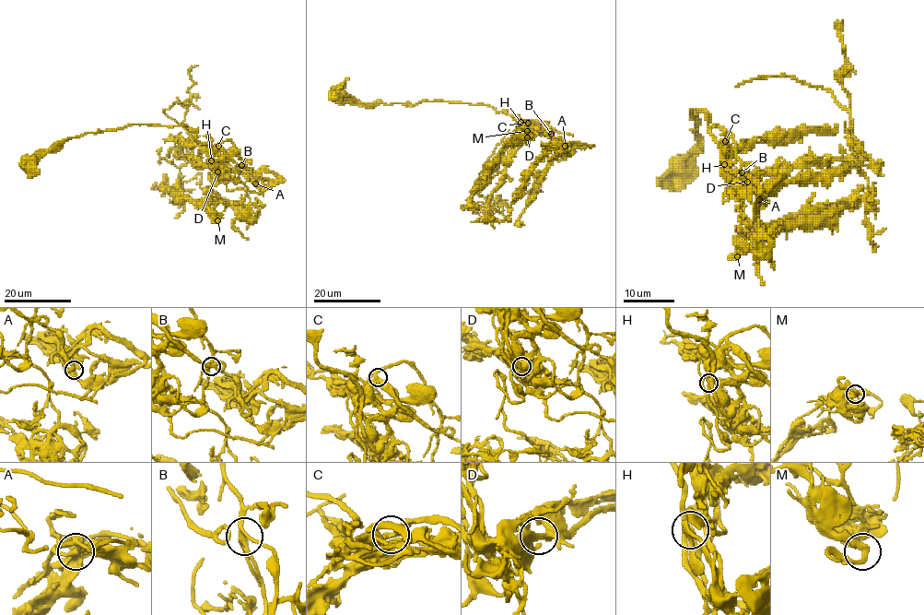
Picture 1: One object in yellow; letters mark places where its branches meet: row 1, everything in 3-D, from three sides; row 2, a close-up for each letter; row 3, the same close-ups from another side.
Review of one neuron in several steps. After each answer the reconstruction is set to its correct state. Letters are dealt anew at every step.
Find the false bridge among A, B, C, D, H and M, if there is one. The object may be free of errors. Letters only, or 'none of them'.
none of them

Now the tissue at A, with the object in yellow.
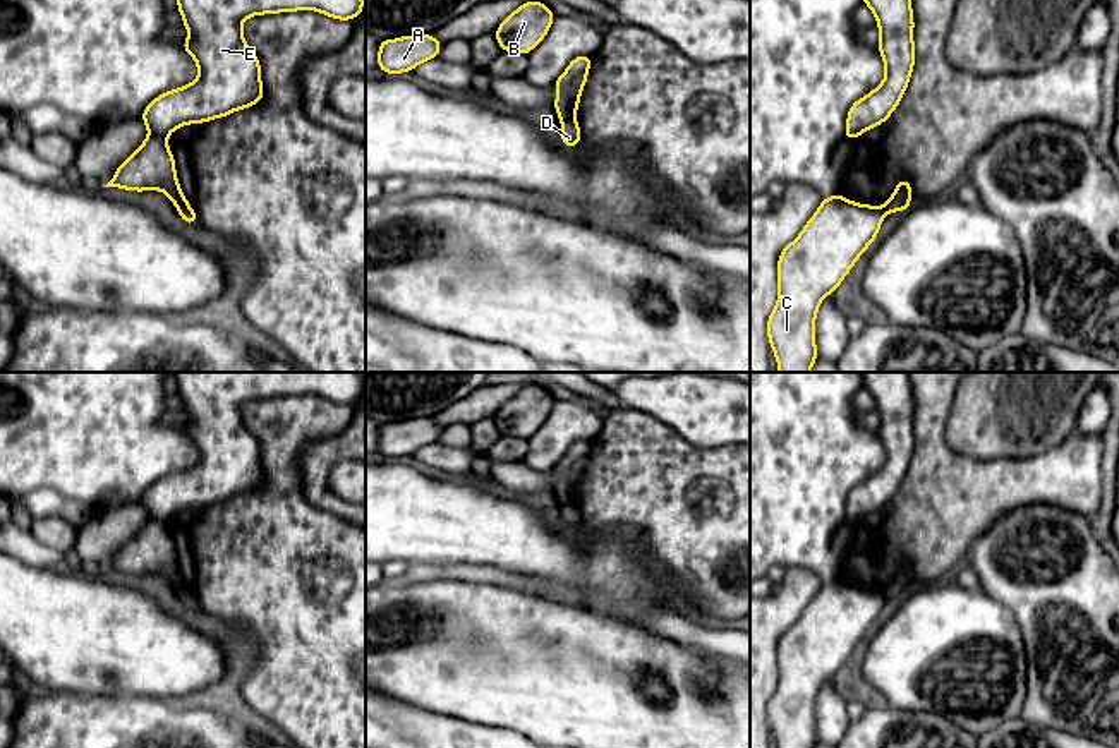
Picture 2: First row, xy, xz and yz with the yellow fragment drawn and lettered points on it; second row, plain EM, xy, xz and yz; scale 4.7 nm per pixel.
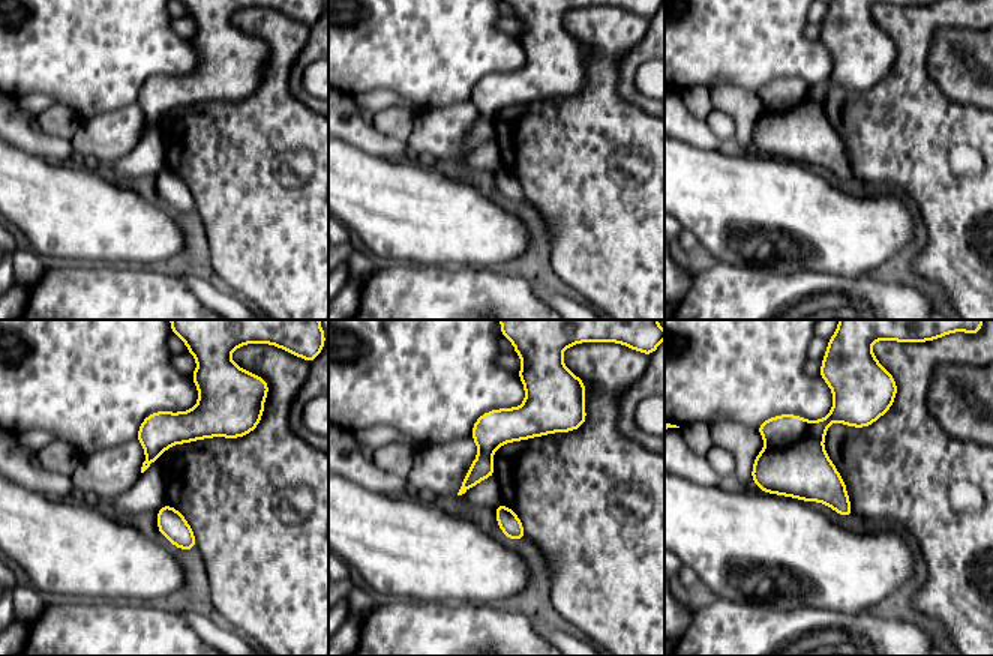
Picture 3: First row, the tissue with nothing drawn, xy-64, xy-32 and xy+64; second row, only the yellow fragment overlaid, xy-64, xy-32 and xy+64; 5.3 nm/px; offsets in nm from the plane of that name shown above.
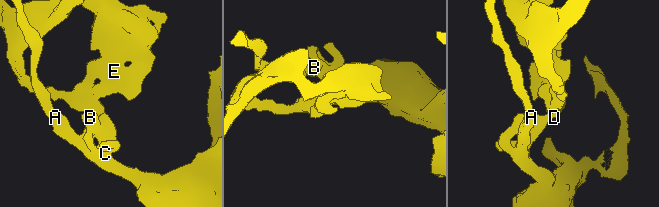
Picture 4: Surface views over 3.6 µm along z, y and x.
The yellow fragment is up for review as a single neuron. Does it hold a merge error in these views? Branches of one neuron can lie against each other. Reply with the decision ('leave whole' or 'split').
leave whole

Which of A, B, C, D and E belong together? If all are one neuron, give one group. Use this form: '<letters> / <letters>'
A B C D E

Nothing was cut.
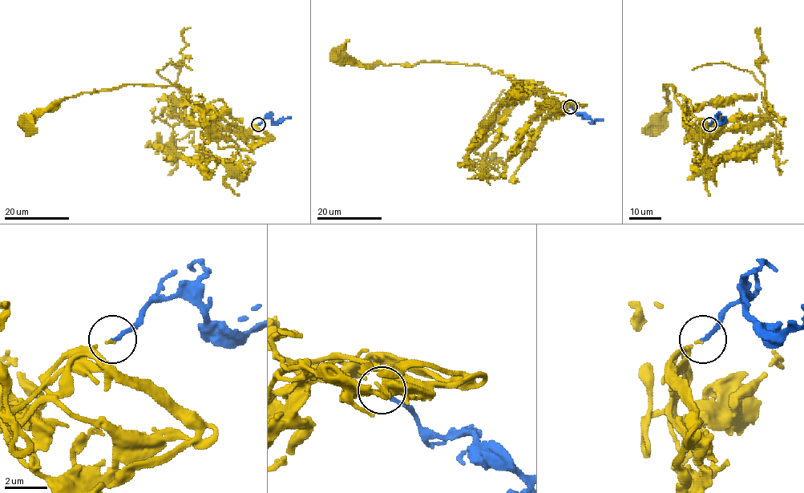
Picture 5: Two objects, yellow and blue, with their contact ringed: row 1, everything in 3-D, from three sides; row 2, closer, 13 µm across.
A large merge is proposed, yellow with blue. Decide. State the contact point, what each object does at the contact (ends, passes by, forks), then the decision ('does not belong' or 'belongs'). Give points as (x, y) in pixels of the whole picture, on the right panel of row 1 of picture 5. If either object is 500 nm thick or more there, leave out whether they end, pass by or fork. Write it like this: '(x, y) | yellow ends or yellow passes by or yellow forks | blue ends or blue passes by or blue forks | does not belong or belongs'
(709, 124) | yellow ends | blue ends | belongs

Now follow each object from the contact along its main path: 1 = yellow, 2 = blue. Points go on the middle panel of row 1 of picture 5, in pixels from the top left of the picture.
1: (571, 107), (557, 103), (541, 89), (485, 66), (434, 61), (411, 65), (358, 65), (350, 57), (339, 56)
2: (570, 107), (591, 119), (604, 119)

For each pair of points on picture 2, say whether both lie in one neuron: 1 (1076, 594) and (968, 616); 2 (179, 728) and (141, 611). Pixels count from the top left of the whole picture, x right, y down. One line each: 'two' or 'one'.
1: two
2: two

